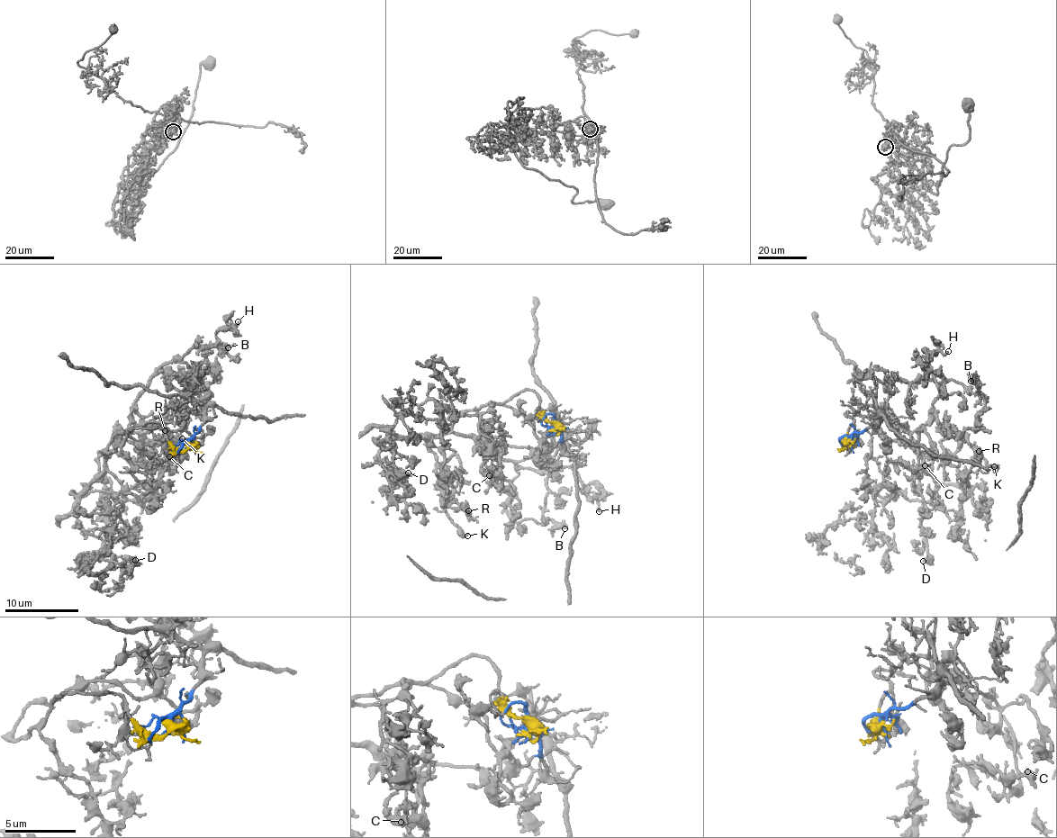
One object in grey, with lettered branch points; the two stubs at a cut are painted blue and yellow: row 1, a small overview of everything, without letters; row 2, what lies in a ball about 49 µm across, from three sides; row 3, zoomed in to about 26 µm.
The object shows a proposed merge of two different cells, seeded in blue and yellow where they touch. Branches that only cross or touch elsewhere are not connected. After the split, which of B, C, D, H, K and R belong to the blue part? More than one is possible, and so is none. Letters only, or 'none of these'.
none of these

